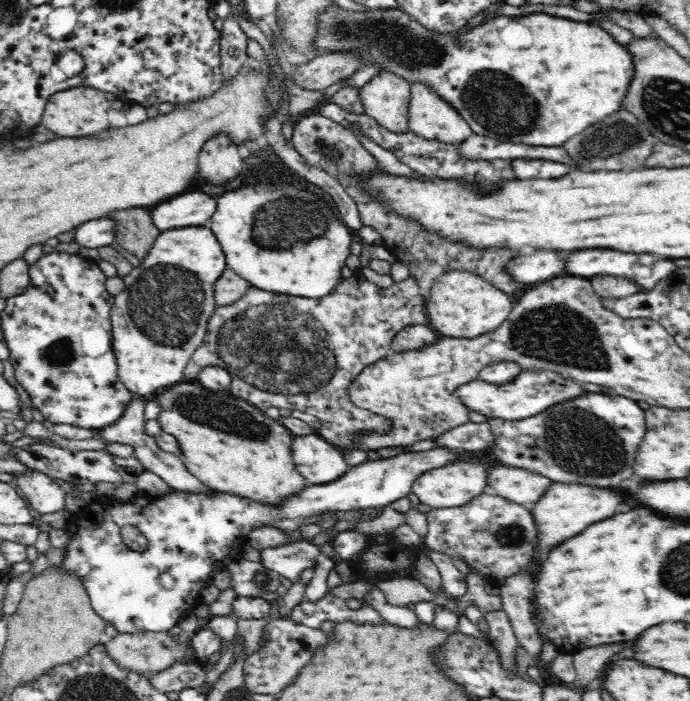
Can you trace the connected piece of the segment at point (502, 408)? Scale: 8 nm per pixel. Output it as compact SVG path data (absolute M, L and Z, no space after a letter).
M536 367L521 369L511 381L500 384L489 383L477 378L461 384L455 393L464 400L464 403L468 404L468 410L480 412L487 419L504 417L508 420L525 419L542 412L545 408L564 402L564 400L572 400L588 394L586 388L581 383L578 384L576 380L564 378L562 374L552 372L552 370L536 369Z

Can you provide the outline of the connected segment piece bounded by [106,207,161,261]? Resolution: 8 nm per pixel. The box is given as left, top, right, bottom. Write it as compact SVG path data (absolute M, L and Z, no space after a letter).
M142 207L130 208L110 212L106 217L112 217L116 221L116 238L118 244L124 250L144 260L154 246L154 240L161 233L160 229L154 225L152 215L148 214Z

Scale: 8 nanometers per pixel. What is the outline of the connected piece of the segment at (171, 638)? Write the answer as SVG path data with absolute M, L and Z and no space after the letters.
M174 625L168 630L158 632L119 632L117 636L105 639L104 642L108 655L112 656L116 663L120 663L126 669L151 675L172 666L180 658L186 656L186 652L191 647L191 633L184 631L179 625Z

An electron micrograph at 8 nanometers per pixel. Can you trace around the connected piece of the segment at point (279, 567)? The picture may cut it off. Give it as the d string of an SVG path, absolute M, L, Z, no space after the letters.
M296 540L282 546L262 549L260 563L276 571L279 576L294 582L296 574L315 567L322 558L324 552L320 544L308 540Z

